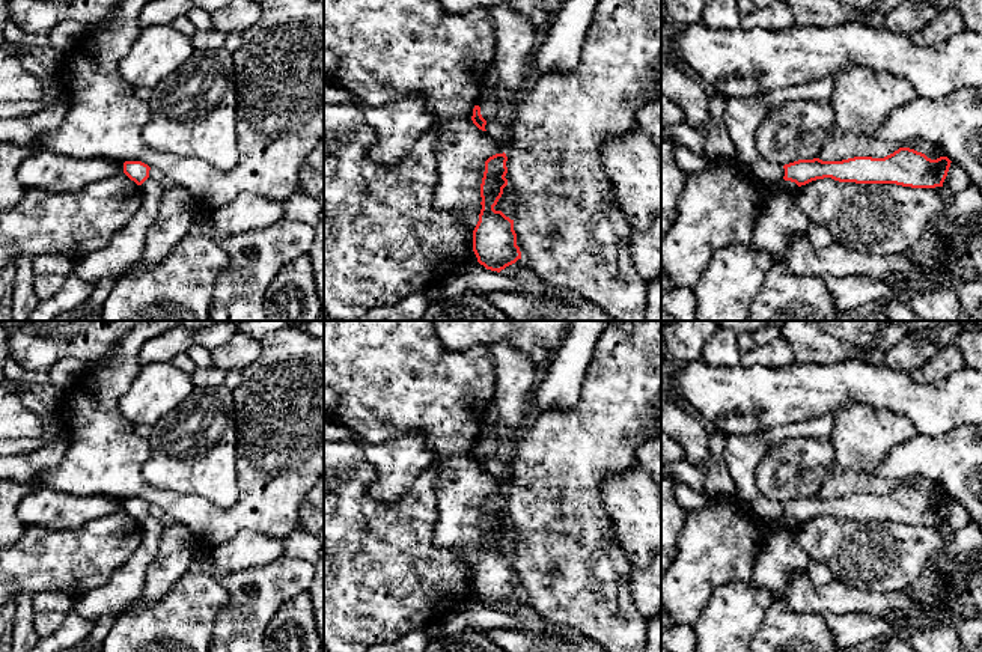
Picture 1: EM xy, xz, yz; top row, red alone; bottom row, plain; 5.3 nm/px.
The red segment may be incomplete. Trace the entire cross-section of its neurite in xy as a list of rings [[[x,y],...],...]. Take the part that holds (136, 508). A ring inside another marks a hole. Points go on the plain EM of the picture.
[[[142,498],[124,500],[124,510],[137,523],[142,523],[149,515],[149,507],[151,504]]]

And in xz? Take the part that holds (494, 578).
[[[496,491],[485,498],[485,509],[480,521],[482,547],[473,568],[473,589],[477,599],[486,607],[500,610],[521,596],[517,583],[514,557],[502,548],[496,548],[503,526],[508,523],[506,491]]]

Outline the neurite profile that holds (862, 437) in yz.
[[[852,405],[836,413],[830,434],[833,468],[824,476],[818,495],[842,498],[854,494],[884,495],[899,485],[910,485],[931,497],[946,494],[940,482],[926,477],[889,480],[877,468],[889,452],[917,434],[907,416],[890,410]]]

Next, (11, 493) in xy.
[[[0,482],[0,548],[9,548],[18,542],[26,524],[20,519],[17,507],[35,482]]]

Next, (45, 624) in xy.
[[[57,611],[35,613],[33,623],[39,637],[47,637],[56,632],[65,620],[65,614]]]

